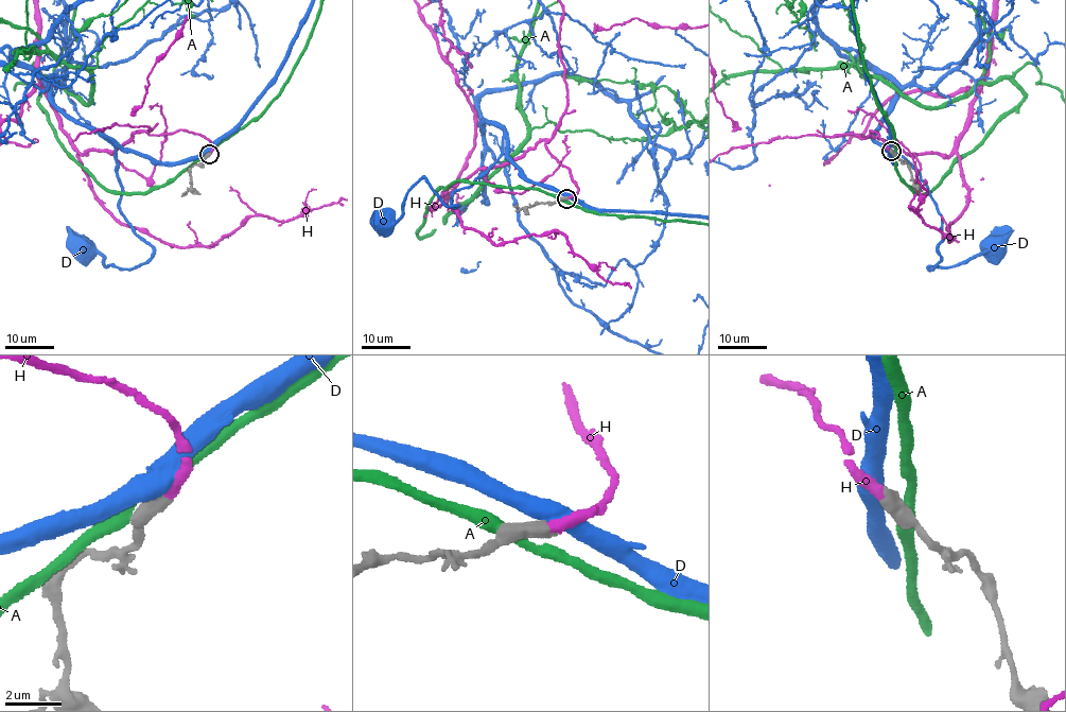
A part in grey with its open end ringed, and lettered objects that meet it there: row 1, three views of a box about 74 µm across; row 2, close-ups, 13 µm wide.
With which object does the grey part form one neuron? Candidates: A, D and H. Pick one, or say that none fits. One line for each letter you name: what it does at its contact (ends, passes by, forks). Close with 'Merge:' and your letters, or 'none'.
H: it ends there
Merge: H

